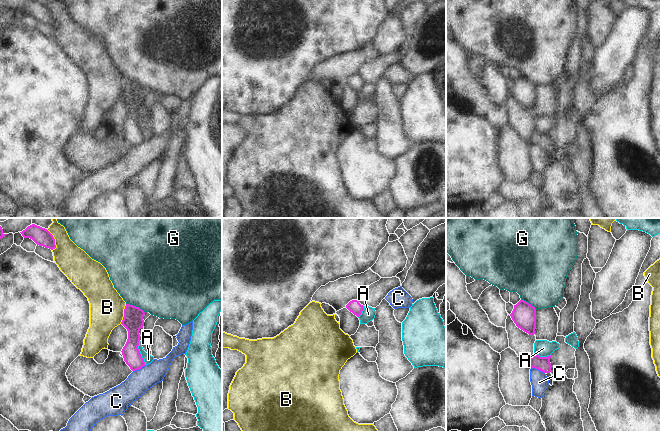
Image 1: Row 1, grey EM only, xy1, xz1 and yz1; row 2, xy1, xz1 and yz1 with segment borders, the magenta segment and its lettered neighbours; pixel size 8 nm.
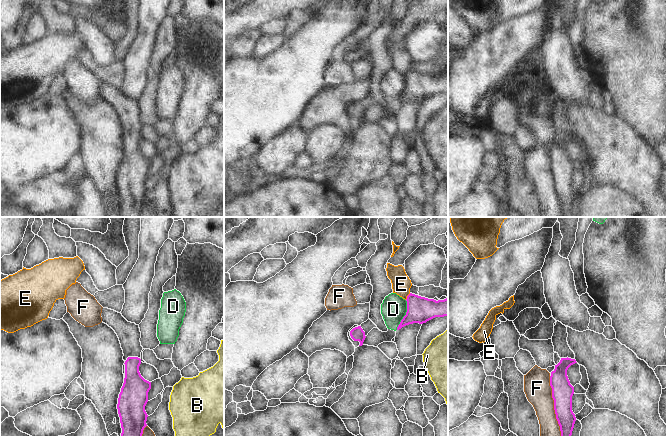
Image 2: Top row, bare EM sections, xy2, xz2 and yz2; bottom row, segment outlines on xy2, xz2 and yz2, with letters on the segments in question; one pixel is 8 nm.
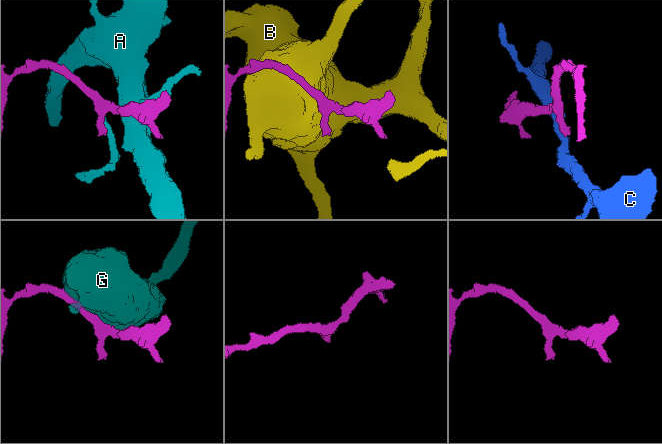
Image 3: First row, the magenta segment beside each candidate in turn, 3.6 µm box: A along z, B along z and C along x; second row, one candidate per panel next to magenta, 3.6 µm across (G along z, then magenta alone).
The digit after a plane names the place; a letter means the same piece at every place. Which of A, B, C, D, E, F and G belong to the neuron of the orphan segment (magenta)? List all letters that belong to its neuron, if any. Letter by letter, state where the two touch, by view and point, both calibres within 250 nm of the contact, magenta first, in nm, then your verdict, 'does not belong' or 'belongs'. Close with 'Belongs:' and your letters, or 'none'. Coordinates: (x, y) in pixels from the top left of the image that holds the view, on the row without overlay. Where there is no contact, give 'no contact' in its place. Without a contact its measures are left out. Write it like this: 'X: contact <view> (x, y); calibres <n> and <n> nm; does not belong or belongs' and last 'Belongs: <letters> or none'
A: contact xy1 (139, 128); calibres 160 and 70 nm; does not belong
B: contact xy1 (54, 16); calibres 140 and 240 nm; does not belong
C: contact yz1 (538, 145); calibres 120 and 140 nm; does not belong
D: contact xz2 (405, 91); calibres 200 and 200 nm; does not belong
E: contact xz2 (407, 72); calibres 200 and 160 nm; does not belong
F: contact yz2 (554, 184); calibres 180 and 220 nm; does not belong
G: contact xy1 (135, 82); calibres 160 and 500 nm; does not belong
Belongs: none

